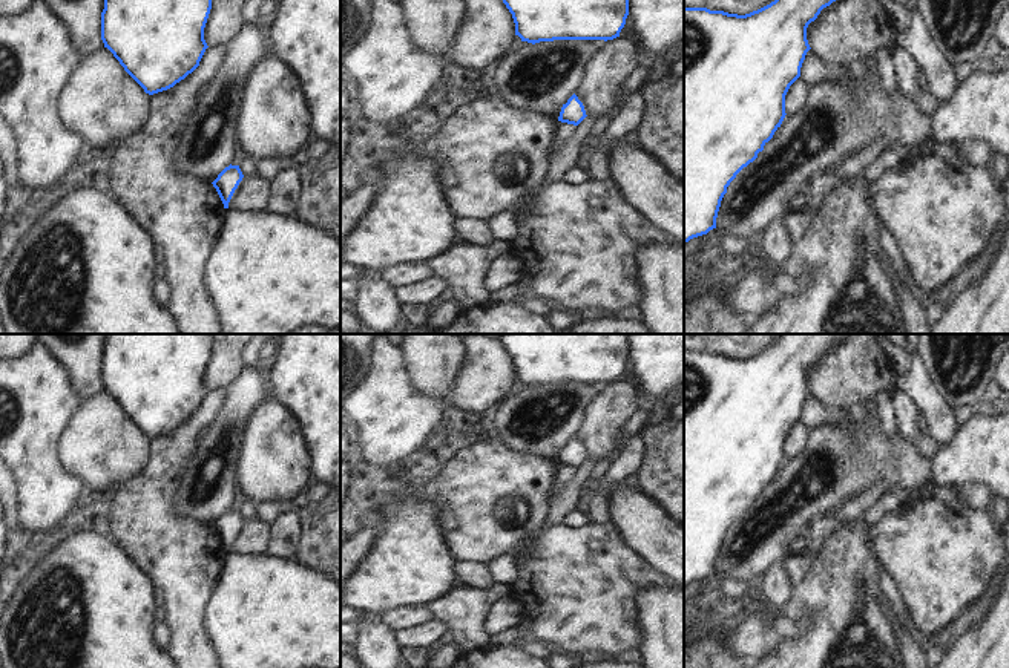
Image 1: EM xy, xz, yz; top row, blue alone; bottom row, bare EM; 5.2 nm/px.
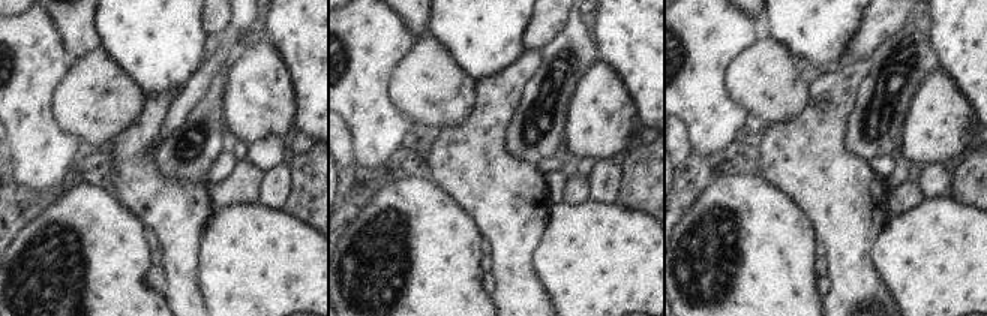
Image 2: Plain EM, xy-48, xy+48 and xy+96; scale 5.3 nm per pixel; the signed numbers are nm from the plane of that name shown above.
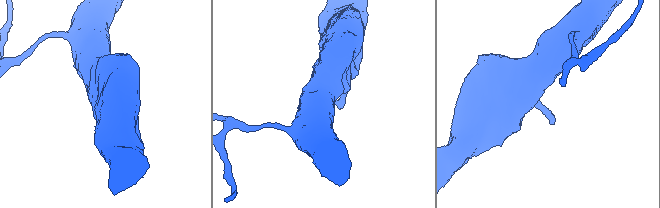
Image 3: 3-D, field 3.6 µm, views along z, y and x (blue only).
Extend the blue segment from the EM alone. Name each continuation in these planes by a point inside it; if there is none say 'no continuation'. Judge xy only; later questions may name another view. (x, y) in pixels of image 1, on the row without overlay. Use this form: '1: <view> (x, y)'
no continuation.

